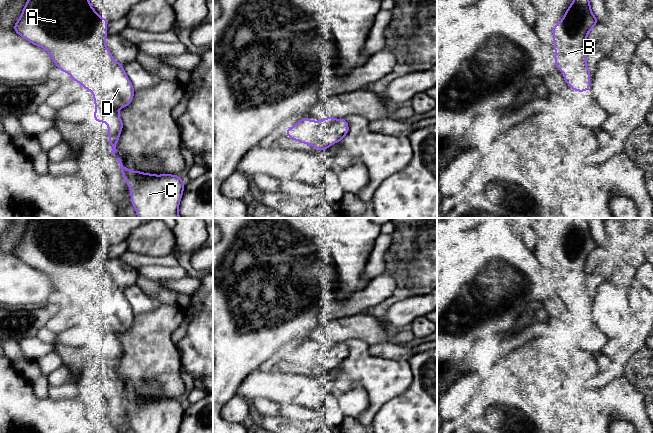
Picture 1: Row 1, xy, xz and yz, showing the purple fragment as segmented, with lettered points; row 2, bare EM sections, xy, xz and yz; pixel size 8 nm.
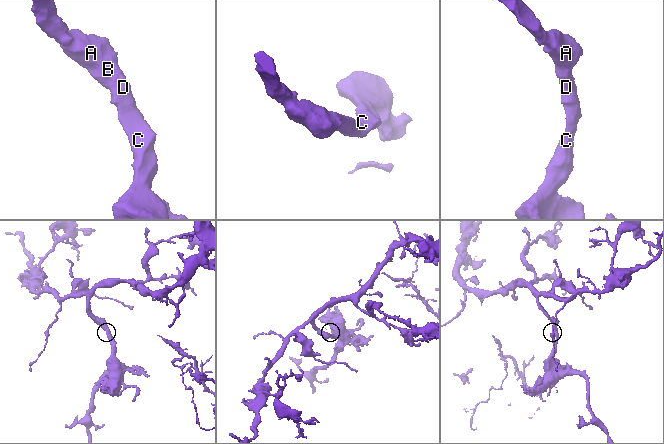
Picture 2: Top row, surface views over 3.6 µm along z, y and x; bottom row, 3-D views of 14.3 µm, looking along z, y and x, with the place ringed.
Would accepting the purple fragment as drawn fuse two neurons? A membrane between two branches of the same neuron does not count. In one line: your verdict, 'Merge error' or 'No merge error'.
No merge error

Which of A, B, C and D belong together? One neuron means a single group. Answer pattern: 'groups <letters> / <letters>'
groups A B C D

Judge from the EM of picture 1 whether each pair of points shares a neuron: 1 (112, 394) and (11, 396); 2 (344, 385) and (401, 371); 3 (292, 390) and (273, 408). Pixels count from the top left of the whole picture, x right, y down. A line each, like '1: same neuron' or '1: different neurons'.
1: different neurons
2: same neuron
3: different neurons

